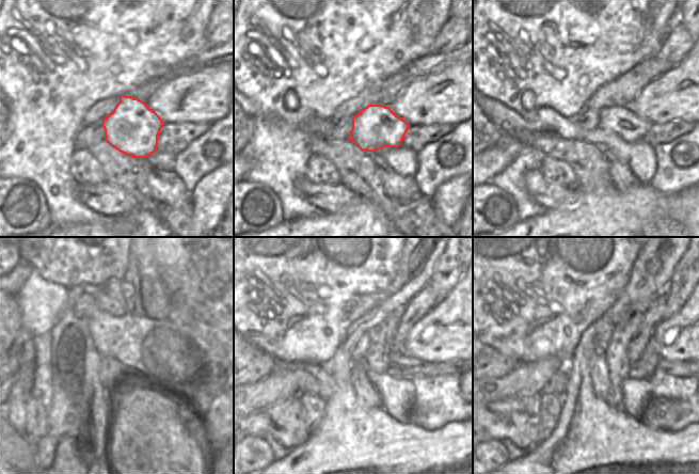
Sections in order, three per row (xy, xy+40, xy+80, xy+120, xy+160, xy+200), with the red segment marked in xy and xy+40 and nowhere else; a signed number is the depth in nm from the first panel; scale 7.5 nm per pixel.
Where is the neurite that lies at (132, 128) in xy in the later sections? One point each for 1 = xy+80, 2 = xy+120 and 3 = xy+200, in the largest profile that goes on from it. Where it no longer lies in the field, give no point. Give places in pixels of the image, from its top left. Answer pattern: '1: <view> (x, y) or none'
1: xy+80 (622, 121)
2: xy+120 (151, 361)
3: xy+200 (679, 368)

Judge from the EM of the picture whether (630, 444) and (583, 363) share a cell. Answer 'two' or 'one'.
one

